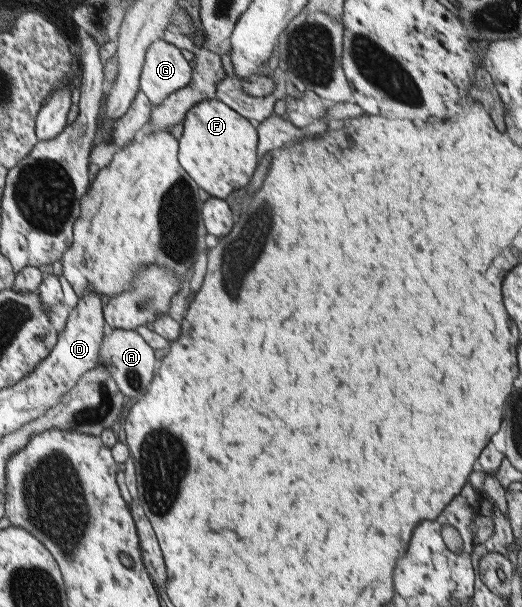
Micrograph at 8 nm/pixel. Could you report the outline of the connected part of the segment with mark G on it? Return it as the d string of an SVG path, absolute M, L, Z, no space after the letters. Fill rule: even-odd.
M160 38L147 49L140 90L158 106L170 94L190 84L192 67L192 63L181 56L181 49Z

